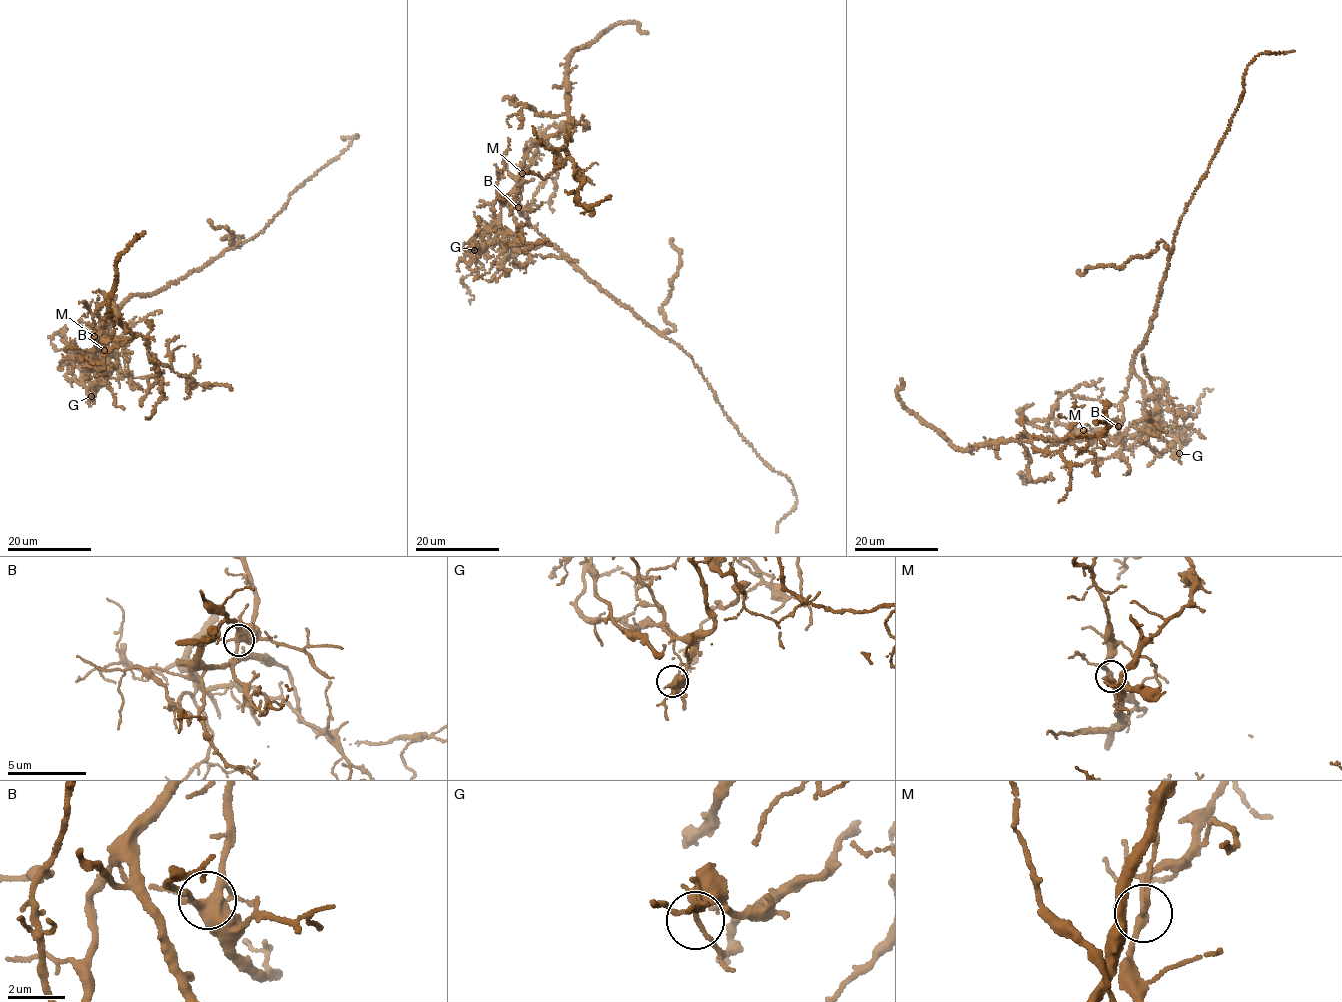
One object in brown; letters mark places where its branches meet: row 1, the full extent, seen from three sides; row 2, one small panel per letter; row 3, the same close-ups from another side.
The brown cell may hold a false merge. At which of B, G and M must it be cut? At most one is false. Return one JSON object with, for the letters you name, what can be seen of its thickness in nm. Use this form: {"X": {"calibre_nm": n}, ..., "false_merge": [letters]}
{"G": {"calibre_nm": 190}, "false_merge": ["G"]}

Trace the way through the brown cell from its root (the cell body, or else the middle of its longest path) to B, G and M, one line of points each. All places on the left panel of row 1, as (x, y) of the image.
B: (142, 294), (128, 299), (108, 322), (105, 327), (108, 347), (104, 350)
G: (142, 294), (123, 304), (107, 337), (92, 352), (92, 360), (98, 365), (102, 379), (91, 396)
M: (142, 294), (128, 299), (108, 322), (105, 327), (107, 347), (94, 336)

